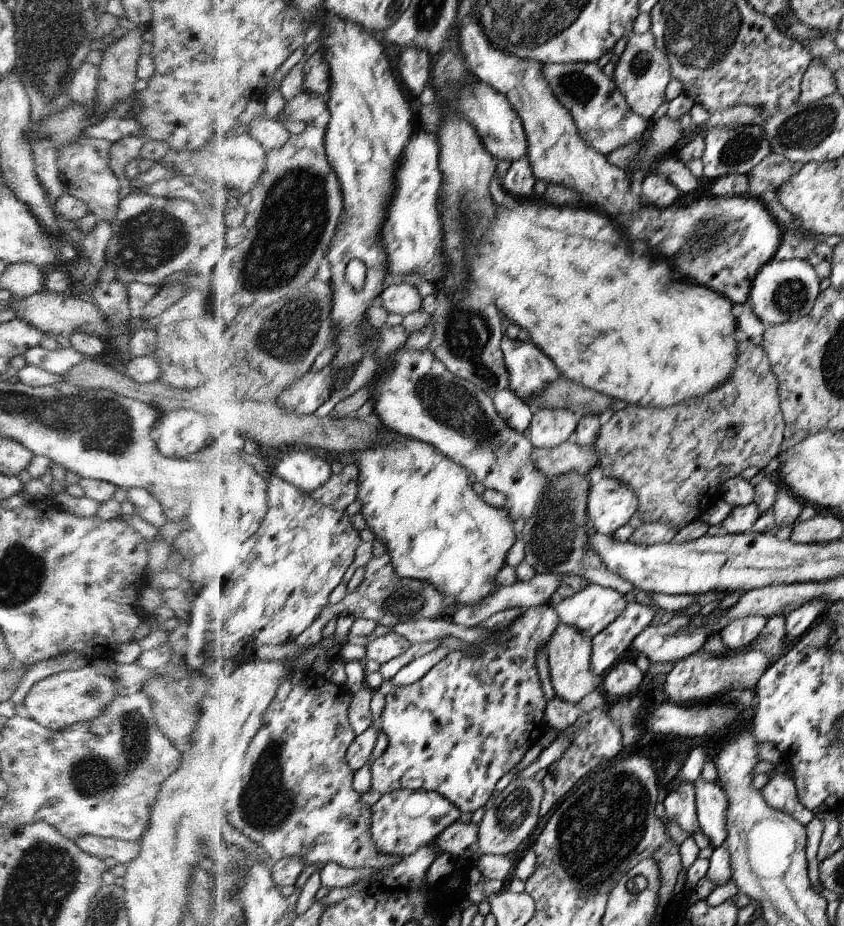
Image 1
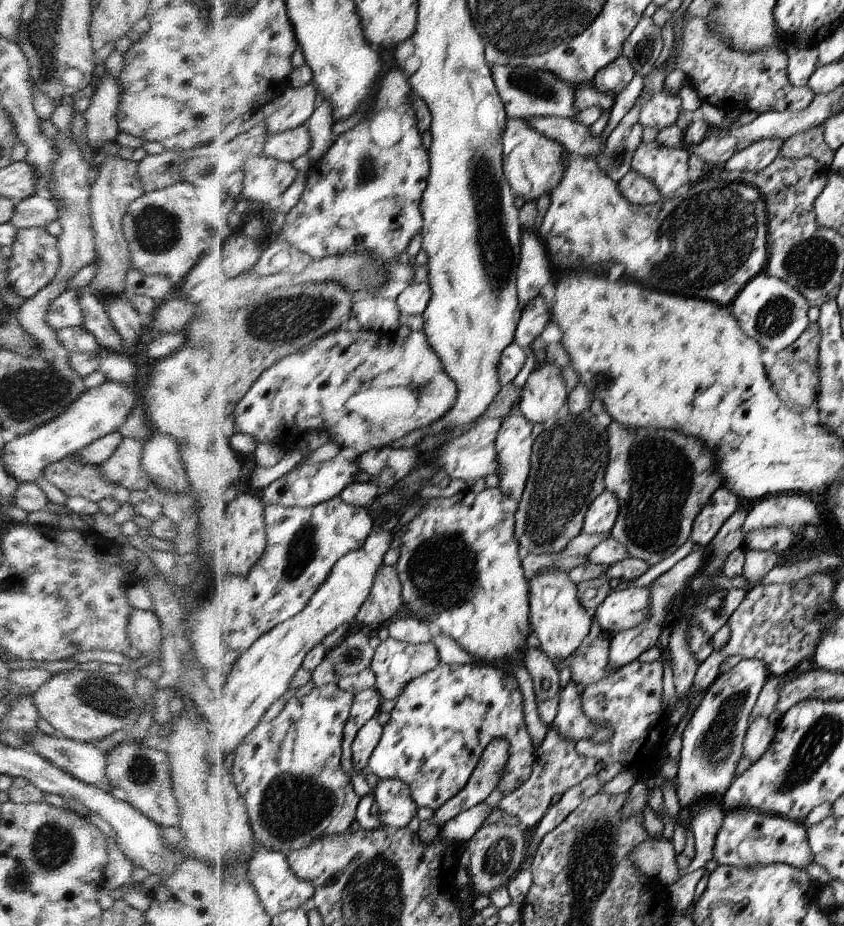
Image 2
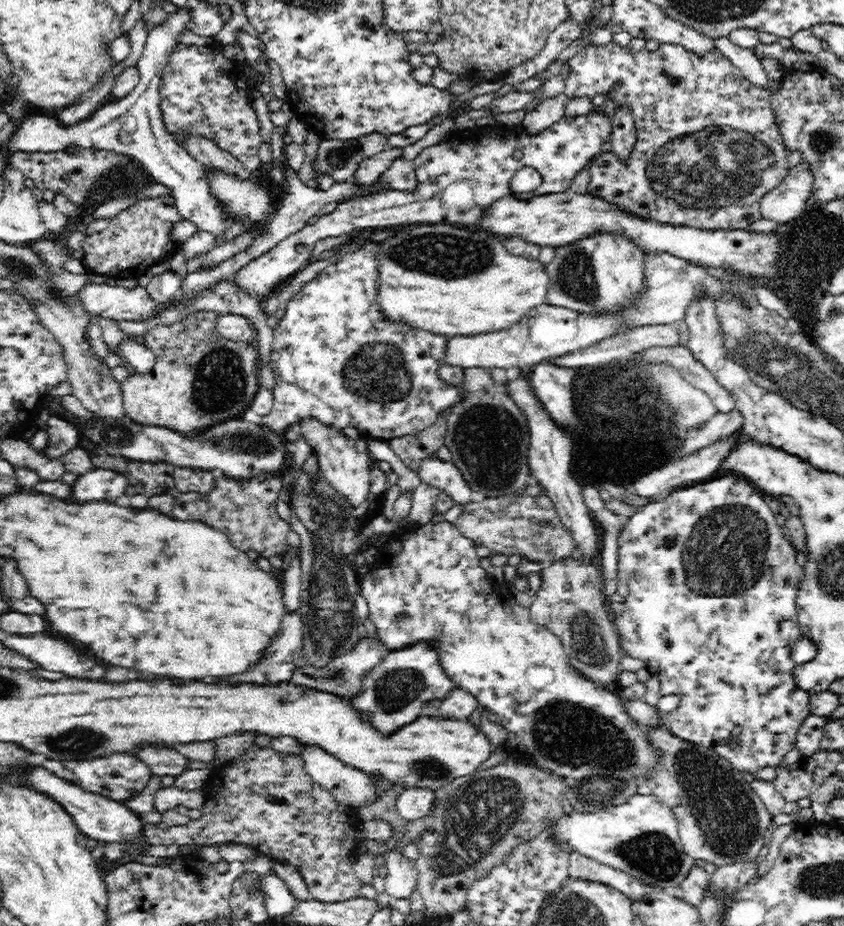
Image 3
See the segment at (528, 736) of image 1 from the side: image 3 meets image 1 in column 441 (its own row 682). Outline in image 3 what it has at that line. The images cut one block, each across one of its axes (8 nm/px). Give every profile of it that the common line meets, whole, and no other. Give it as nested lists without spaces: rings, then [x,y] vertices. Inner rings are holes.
[[[736,476],[700,483],[684,490],[679,489],[662,501],[650,501],[626,519],[626,524],[618,532],[619,592],[624,597],[624,601],[609,602],[612,618],[619,628],[622,648],[630,656],[643,660],[651,674],[662,681],[660,692],[662,697],[678,696],[678,706],[671,712],[662,714],[666,727],[684,740],[717,752],[721,751],[723,757],[730,760],[734,767],[750,772],[765,766],[777,767],[777,762],[794,749],[798,730],[811,715],[808,705],[810,695],[798,690],[792,681],[795,662],[792,660],[791,650],[796,641],[802,638],[795,604],[802,578],[802,568],[798,565],[799,548],[790,542],[786,530],[778,524],[774,514],[762,496],[756,492],[756,488]],[[730,737],[738,739],[740,748],[728,750],[726,753],[723,742]]]

